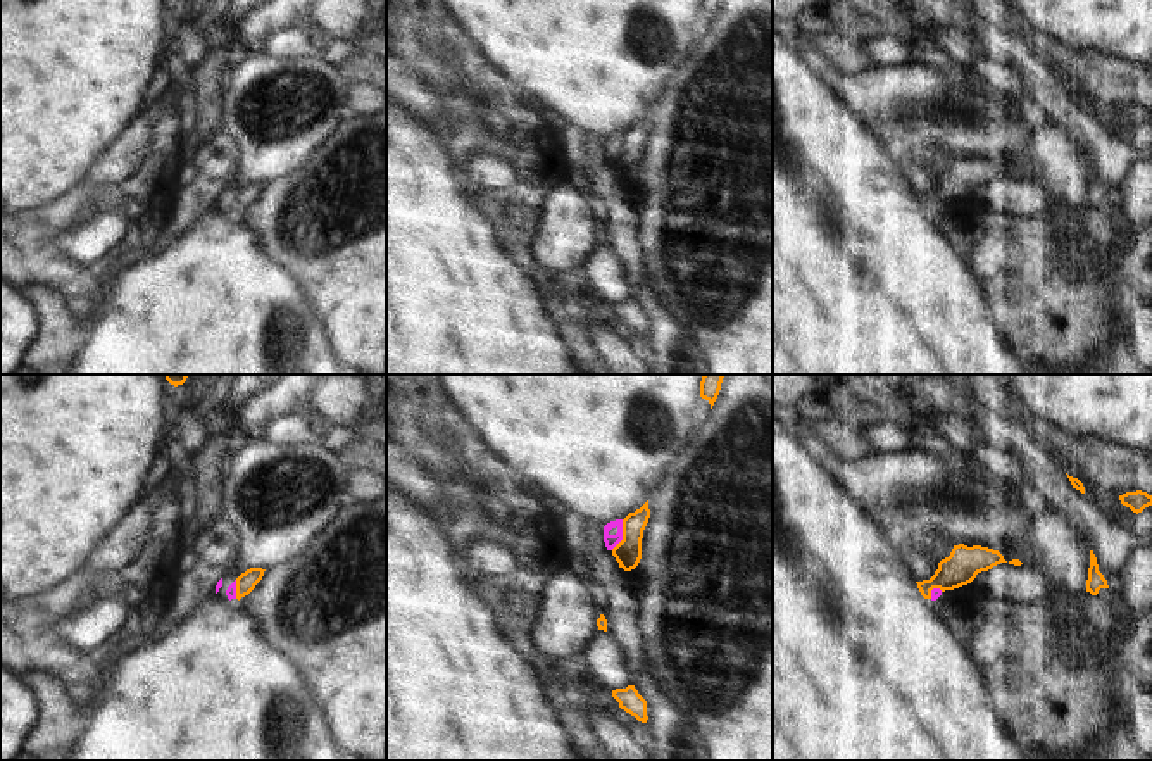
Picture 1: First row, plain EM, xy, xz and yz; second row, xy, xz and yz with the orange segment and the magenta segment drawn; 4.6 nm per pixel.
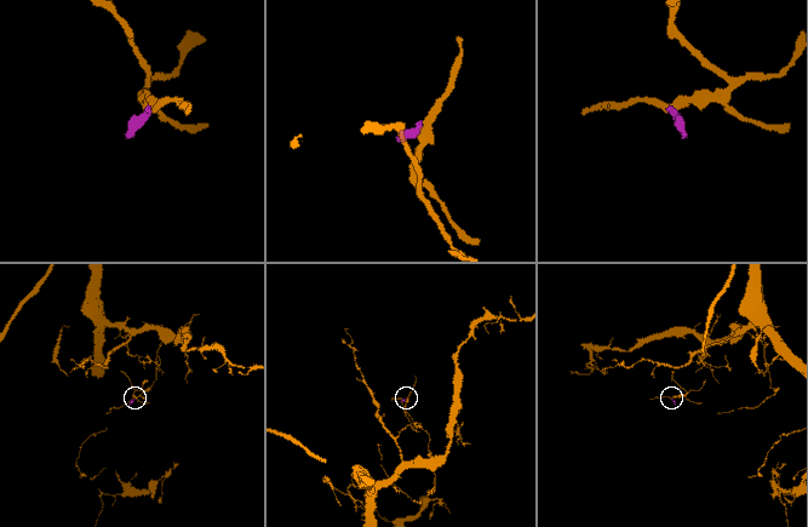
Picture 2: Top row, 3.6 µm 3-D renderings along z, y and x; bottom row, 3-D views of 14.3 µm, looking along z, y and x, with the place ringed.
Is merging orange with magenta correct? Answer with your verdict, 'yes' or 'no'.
no

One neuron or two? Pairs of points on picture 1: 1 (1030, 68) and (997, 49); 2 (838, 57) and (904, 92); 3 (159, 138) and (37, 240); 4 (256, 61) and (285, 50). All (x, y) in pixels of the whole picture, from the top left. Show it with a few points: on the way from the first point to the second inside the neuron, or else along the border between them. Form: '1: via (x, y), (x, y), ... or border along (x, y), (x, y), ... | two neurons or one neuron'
1: via (1021, 59), (1006, 49) | one neuron
2: border along (830, 64), (847, 73), (861, 73), (873, 66) | two neurons
3: via (145, 175), (123, 197), (81, 199), (73, 204) | one neuron
4: border along (259, 47), (280, 59), (311, 56) | two neurons

